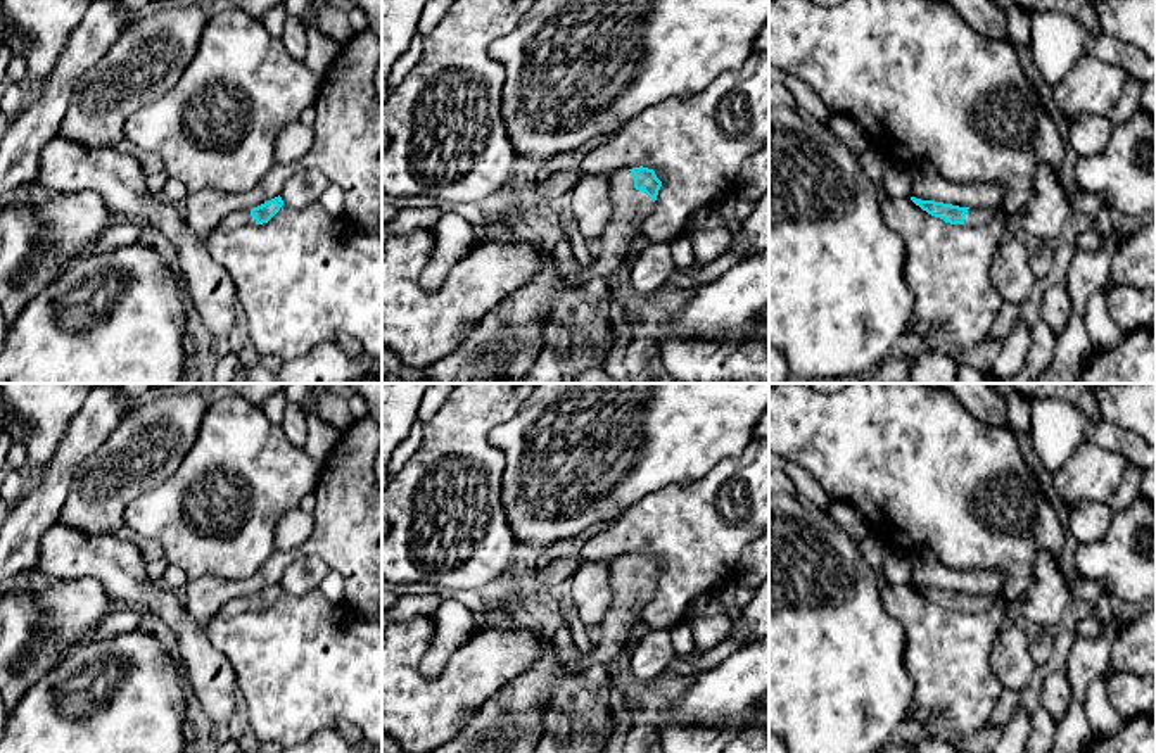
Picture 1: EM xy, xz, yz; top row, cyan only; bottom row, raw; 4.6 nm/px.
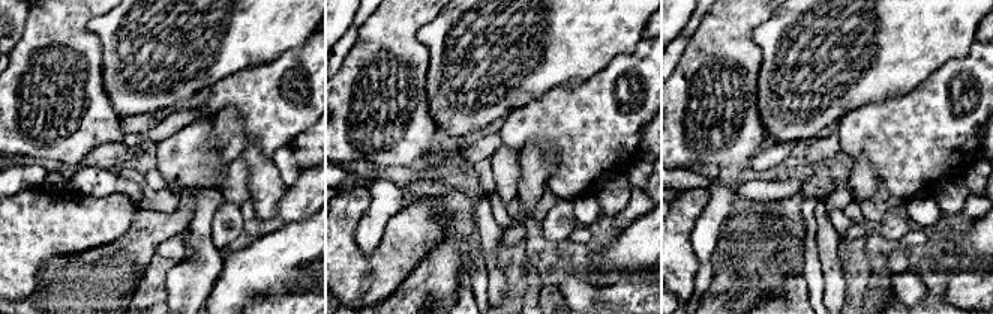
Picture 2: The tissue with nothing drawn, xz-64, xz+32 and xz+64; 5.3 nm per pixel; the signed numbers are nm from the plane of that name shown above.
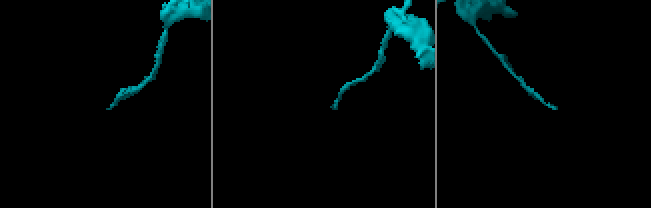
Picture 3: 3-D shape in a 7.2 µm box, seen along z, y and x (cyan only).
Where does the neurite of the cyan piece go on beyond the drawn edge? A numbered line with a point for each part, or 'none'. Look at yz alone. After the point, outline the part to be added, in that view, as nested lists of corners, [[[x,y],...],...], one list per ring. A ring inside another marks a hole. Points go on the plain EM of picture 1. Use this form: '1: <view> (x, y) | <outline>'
1: yz (975, 603) | [[[969,594],[964,603],[964,611],[980,613],[990,610],[995,603],[995,598],[985,594]]]

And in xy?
1: xy (235, 605) | [[[251,596],[232,598],[218,615],[223,618],[232,618],[245,611],[256,611],[256,606],[251,603]]]

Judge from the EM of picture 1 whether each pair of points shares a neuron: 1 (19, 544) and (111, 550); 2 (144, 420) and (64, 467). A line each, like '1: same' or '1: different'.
1: different
2: different

